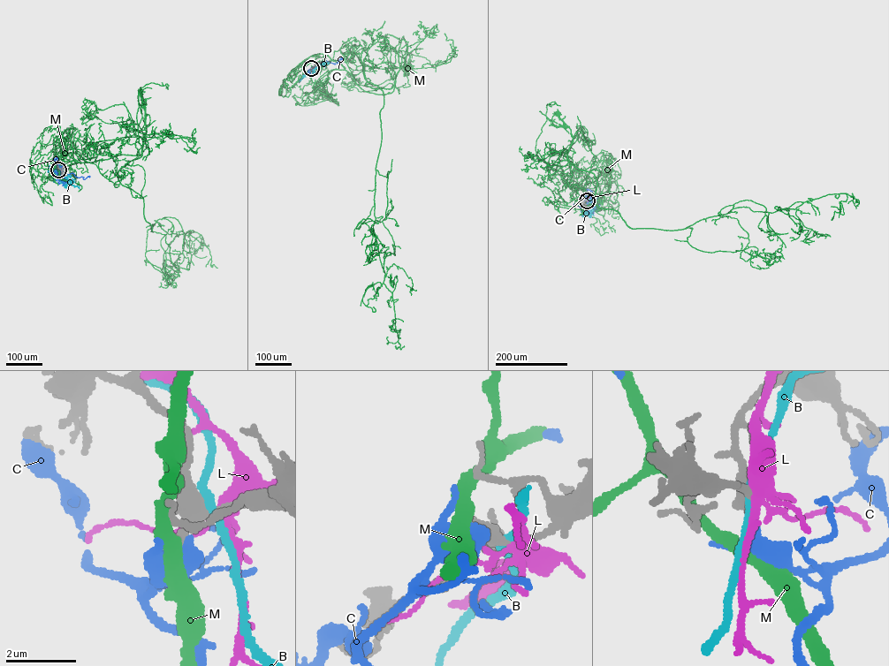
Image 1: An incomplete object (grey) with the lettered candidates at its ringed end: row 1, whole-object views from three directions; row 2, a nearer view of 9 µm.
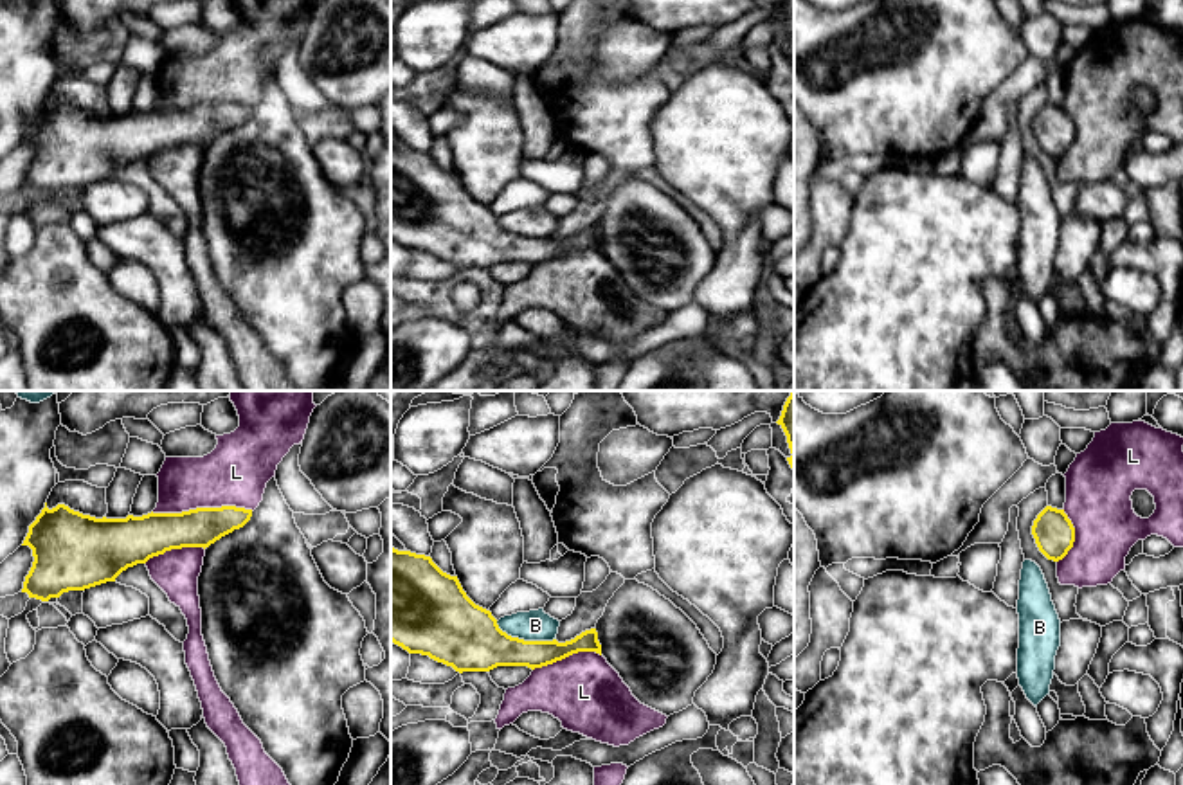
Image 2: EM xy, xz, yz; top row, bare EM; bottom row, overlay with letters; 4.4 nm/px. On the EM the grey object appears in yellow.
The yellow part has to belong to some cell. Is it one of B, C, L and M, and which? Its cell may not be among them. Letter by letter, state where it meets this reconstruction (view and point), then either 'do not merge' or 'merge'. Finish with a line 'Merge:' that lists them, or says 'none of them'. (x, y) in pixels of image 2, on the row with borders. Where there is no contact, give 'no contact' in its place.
B: xz (523, 640) | do not merge
C: no contact | do not merge
L: xy (202, 508) | do not merge
M: no contact | do not merge
Merge: none of them

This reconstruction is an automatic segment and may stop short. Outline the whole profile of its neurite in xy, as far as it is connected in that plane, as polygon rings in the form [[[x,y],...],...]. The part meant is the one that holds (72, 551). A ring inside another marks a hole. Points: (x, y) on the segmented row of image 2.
[[[47,502],[22,546],[32,549],[32,567],[25,576],[22,592],[29,598],[49,601],[68,591],[85,591],[115,578],[137,564],[182,547],[209,547],[221,537],[243,528],[252,517],[252,510],[221,506],[196,508],[182,513],[148,513],[126,519],[95,519],[58,504],[49,510]]]

